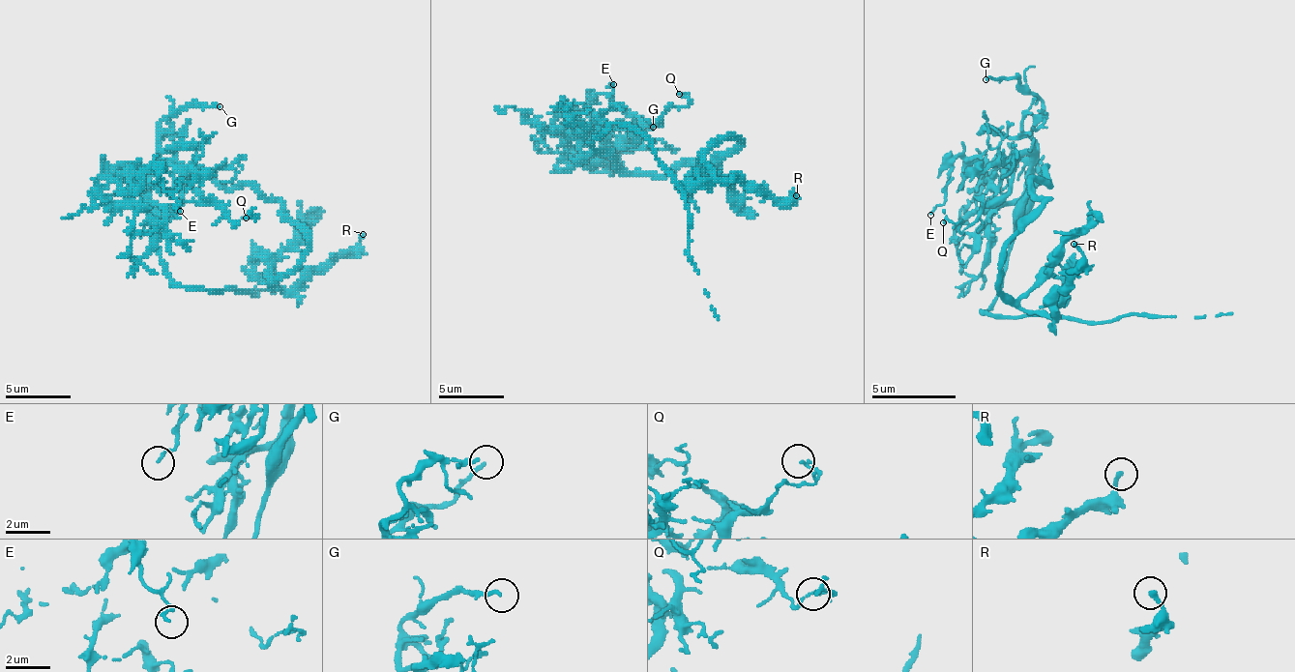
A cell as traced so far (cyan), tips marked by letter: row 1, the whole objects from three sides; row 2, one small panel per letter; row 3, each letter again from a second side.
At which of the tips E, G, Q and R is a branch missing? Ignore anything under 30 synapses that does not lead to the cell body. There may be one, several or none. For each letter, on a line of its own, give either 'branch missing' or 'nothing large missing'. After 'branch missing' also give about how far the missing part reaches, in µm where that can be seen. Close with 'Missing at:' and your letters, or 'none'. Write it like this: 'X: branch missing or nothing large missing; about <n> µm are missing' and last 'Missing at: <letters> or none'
E: nothing large missing
G: nothing large missing
Q: nothing large missing
R: nothing large missing
Missing at: none

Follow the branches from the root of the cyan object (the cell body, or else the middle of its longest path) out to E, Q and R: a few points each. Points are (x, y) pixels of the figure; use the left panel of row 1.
E: (187, 189), (161, 211), (151, 198), (151, 179), (137, 169), (157, 169), (180, 211)
Q: (187, 189), (161, 211), (151, 198), (151, 179), (163, 165), (173, 165), (225, 218), (246, 218)
R: (187, 189), (209, 175), (281, 205), (308, 234), (305, 257), (272, 286), (281, 290), (327, 270), (363, 234)

